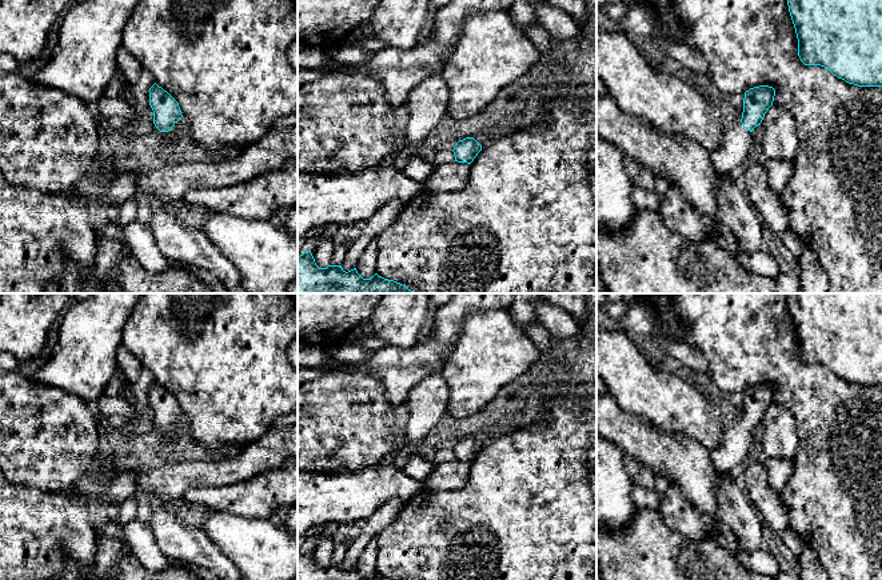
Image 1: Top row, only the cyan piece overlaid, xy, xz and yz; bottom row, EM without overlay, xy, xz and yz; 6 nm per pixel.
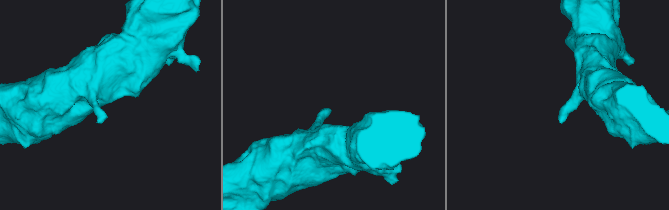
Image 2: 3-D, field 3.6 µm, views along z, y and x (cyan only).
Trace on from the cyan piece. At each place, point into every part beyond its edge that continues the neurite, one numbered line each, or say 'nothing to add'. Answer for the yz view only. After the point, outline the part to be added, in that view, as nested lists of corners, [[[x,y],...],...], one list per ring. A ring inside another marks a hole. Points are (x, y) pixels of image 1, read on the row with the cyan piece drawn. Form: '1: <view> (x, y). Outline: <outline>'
1: yz (727, 159). Outline: [[[741,121],[735,123],[726,131],[722,145],[710,153],[714,169],[729,176],[735,175],[742,169],[755,139],[755,135],[747,131]]]

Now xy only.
1: xy (164, 138). Outline: [[[168,131],[168,132],[160,132],[159,133],[159,143],[161,145],[168,145],[173,141],[173,131]]]

